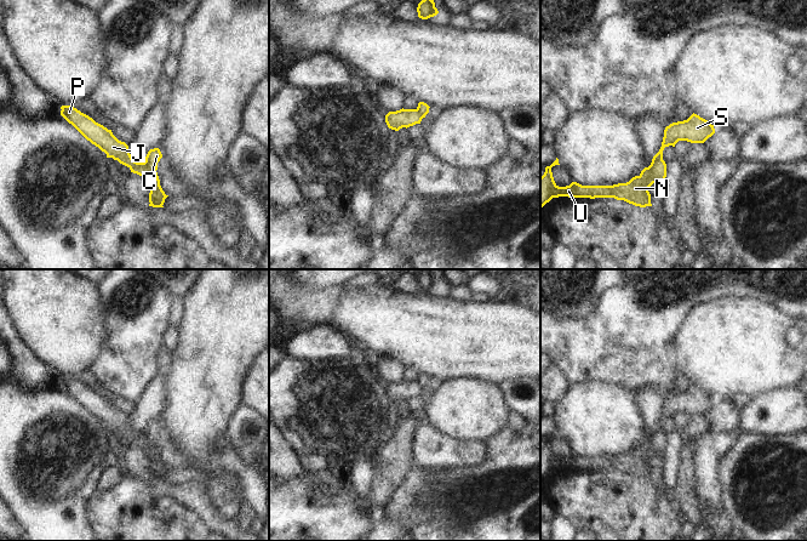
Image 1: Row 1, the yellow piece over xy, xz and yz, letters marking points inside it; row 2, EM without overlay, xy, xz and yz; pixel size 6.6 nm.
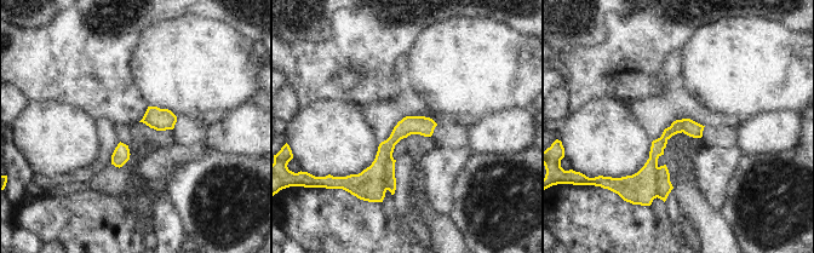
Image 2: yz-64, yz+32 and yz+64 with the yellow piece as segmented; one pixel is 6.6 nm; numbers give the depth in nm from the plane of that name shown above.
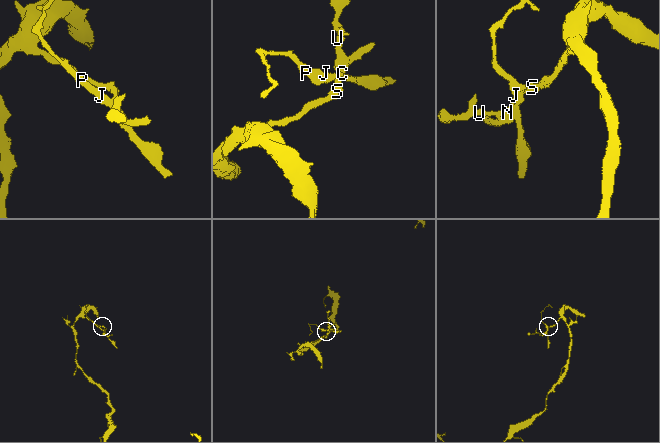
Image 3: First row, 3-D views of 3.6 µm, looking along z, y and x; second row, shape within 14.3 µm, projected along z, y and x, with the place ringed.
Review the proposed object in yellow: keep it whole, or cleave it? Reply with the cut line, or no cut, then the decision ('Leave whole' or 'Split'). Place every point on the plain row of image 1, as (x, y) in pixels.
Split along yz (662, 428), (653, 438), (653, 454). Split

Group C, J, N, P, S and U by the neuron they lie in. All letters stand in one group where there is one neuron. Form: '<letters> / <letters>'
C N S U / J P

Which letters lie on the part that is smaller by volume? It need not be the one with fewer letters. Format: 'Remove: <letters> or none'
Remove: J, P

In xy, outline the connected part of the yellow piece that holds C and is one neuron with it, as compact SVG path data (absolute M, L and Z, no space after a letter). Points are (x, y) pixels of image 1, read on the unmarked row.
M159 420L150 421L145 428L147 438L147 450L145 455L150 461L149 465L149 478L161 479L165 472L165 463L160 457L160 451L158 448L158 434L162 429L162 426Z

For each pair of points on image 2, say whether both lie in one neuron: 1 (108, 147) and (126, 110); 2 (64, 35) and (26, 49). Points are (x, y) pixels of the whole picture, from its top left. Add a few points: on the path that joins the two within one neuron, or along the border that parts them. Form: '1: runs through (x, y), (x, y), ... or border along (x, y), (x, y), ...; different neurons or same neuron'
1: border along (97, 119), (109, 118), (116, 124); different neurons
2: runs through (55, 45), (51, 49), (35, 49); same neuron

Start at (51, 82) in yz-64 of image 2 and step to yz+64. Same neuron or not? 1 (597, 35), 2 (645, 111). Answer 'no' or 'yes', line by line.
1: no
2: no

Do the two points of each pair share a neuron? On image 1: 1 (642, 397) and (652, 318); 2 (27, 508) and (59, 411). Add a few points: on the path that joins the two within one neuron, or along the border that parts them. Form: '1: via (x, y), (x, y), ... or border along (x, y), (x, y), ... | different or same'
1: border along (670, 380), (663, 391), (640, 387), (635, 392) | different
2: via (51, 484), (67, 468), (62, 436) | same

